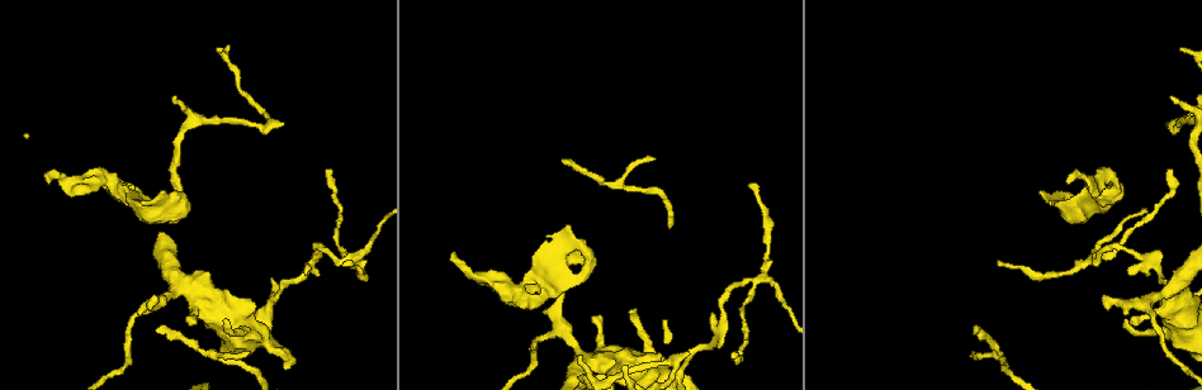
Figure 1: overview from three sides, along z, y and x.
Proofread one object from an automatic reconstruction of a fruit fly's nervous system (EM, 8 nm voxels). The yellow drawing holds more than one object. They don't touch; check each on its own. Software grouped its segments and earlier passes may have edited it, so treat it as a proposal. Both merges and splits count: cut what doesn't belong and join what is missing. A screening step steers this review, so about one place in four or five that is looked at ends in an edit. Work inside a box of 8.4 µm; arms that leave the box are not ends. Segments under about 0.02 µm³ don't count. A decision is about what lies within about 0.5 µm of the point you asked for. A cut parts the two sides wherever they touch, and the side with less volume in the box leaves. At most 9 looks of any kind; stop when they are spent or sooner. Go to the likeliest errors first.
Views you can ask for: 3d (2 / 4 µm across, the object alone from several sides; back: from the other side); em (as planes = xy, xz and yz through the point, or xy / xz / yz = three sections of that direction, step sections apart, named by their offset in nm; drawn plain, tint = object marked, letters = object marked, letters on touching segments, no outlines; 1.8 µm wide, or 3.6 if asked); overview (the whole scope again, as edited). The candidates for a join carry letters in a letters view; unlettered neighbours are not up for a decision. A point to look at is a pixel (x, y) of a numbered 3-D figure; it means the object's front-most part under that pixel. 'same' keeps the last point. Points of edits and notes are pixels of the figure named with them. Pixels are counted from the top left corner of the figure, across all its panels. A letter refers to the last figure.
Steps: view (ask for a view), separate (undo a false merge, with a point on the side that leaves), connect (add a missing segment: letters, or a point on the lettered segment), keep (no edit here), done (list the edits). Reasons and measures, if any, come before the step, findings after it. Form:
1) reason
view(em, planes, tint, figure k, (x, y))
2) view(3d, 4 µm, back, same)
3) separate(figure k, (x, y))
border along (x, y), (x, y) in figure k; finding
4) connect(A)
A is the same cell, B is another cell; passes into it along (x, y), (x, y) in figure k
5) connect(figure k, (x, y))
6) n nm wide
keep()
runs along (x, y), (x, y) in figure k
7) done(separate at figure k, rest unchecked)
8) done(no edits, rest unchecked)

free end
view(3d, 4 µm, figure 1, (1067, 180))

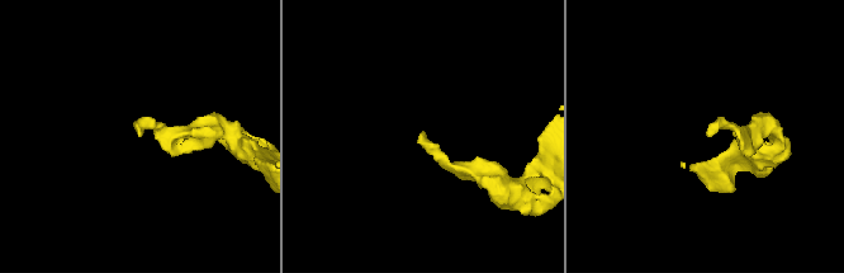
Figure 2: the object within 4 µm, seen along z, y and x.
now the EM
view(em, yz, step 4, letters, figure 2, (423, 134))

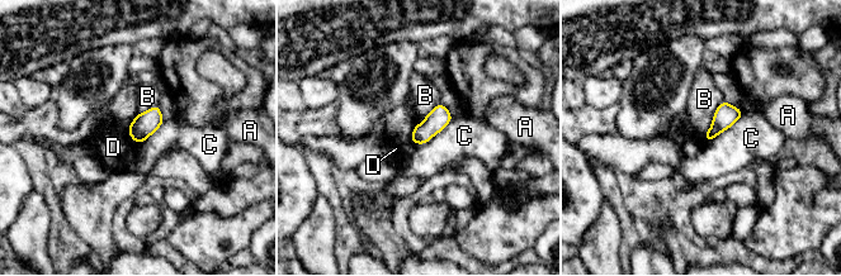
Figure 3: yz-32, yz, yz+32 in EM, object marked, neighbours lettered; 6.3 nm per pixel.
B touches over 300 nm
keep()
A, B, C and D are other cells; border along (723, 100), (704, 136), (705, 142) in figure 3; none of them fits

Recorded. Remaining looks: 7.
an open end
view(3d, 4 µm, figure 1, (1128, 270))

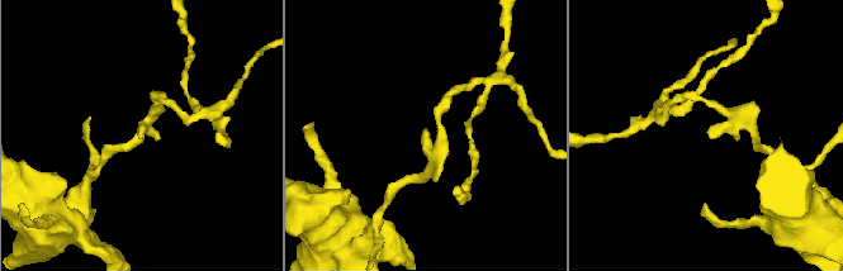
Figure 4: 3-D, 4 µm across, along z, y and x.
need the tissue
view(em, planes, letters, figure 4, (141, 133))

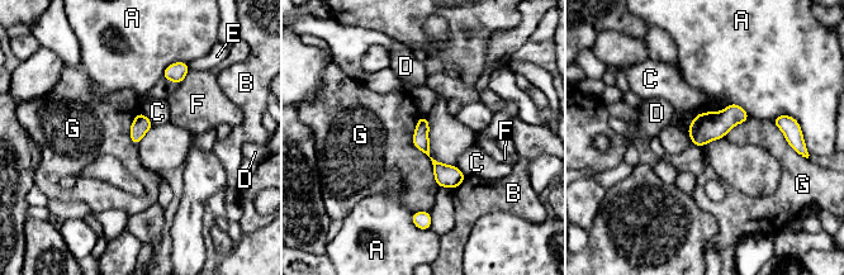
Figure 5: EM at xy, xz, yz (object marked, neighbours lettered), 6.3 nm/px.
keep()
A, B, C, D, E, F and G are other cells; none of them fits

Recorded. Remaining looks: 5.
branch stops here
view(3d, 2 µm, back, figure 1, (150, 309))

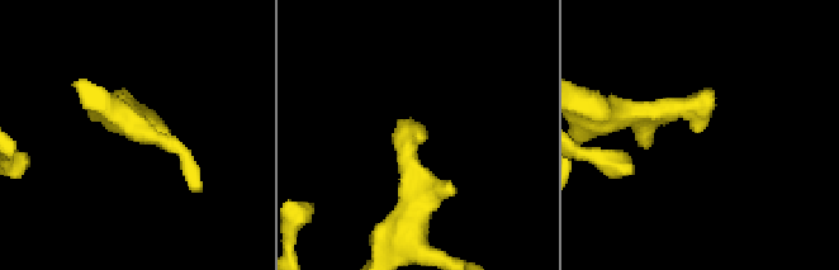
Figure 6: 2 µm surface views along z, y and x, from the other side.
view(em, planes, letters, figure 6, (421, 131))

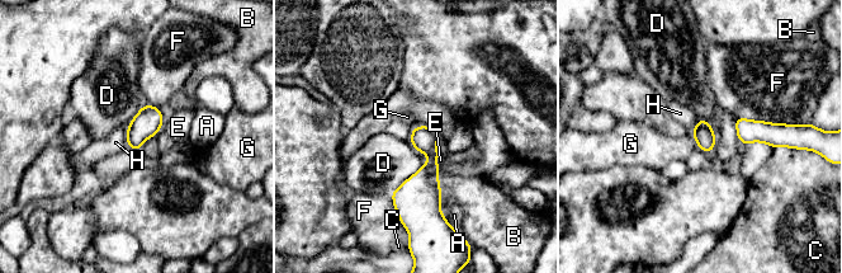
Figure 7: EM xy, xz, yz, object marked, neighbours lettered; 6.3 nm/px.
130 nm wide
keep()
A, B, C, D, E, F, G and H are other cells; border along (691, 133), (698, 146) in figure 7; none of them fits

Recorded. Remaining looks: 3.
an open end
view(3d, 4 µm, figure 1, (150, 204))

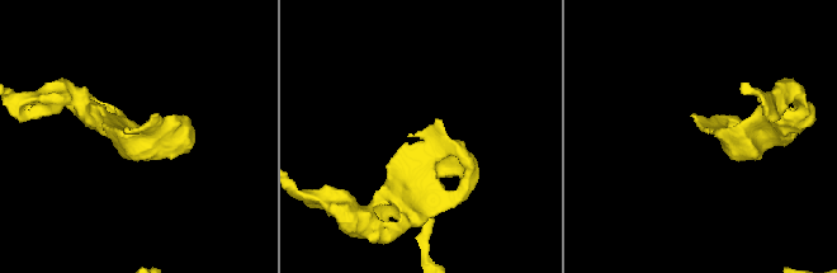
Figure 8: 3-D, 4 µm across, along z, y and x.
view(em, planes, plain, figure 8, (424, 130))

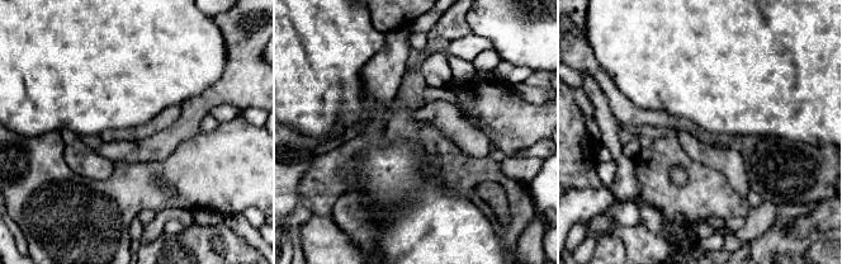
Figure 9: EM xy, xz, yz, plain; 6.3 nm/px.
view(em, planes, letters, same)

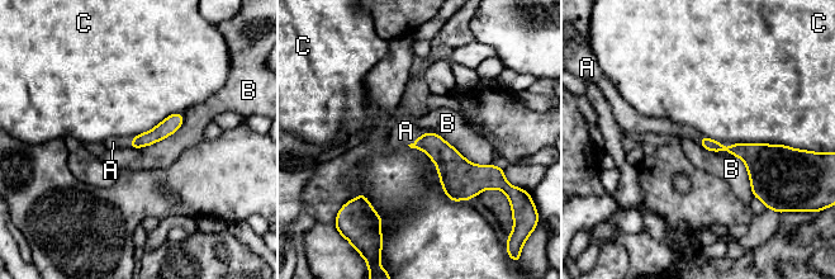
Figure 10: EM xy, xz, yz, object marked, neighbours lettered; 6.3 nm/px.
connect(A)
A is the same cell, B and C are other cells; it goes on there

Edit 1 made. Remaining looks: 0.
done(connect at figure 10, rest unchecked)

